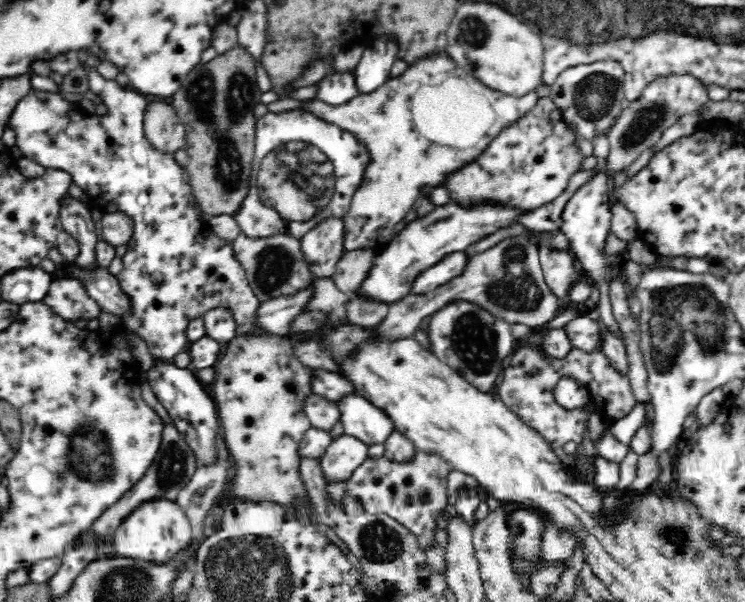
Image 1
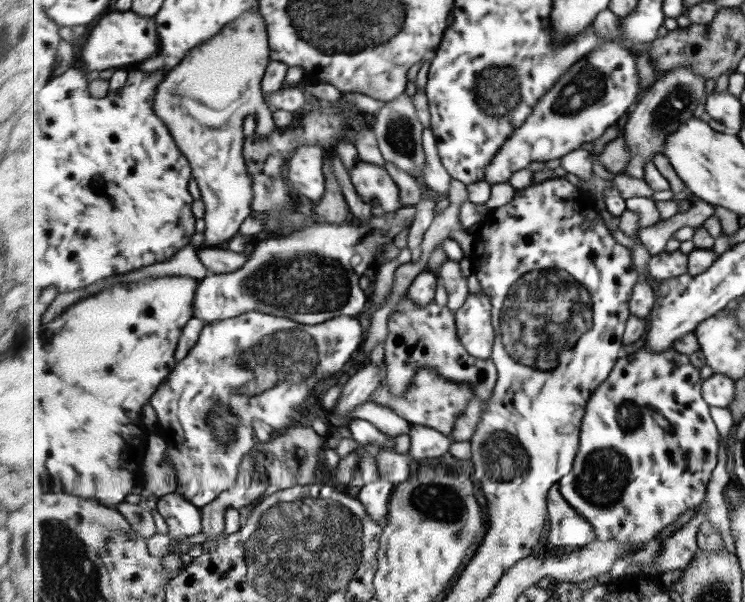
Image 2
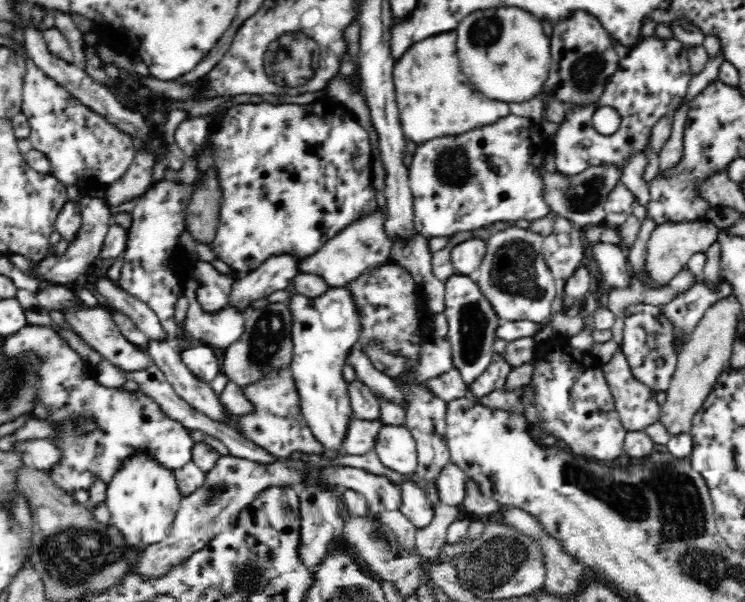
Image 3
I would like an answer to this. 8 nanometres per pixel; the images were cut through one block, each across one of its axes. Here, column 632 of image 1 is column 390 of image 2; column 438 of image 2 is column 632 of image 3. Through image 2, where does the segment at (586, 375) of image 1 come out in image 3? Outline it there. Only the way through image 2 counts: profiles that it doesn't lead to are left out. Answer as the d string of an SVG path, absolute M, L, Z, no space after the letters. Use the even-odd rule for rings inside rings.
M620 349L607 363L601 364L601 370L607 380L611 398L615 402L615 409L626 431L644 430L659 420L661 406L657 403L655 391L634 377L626 355Z

